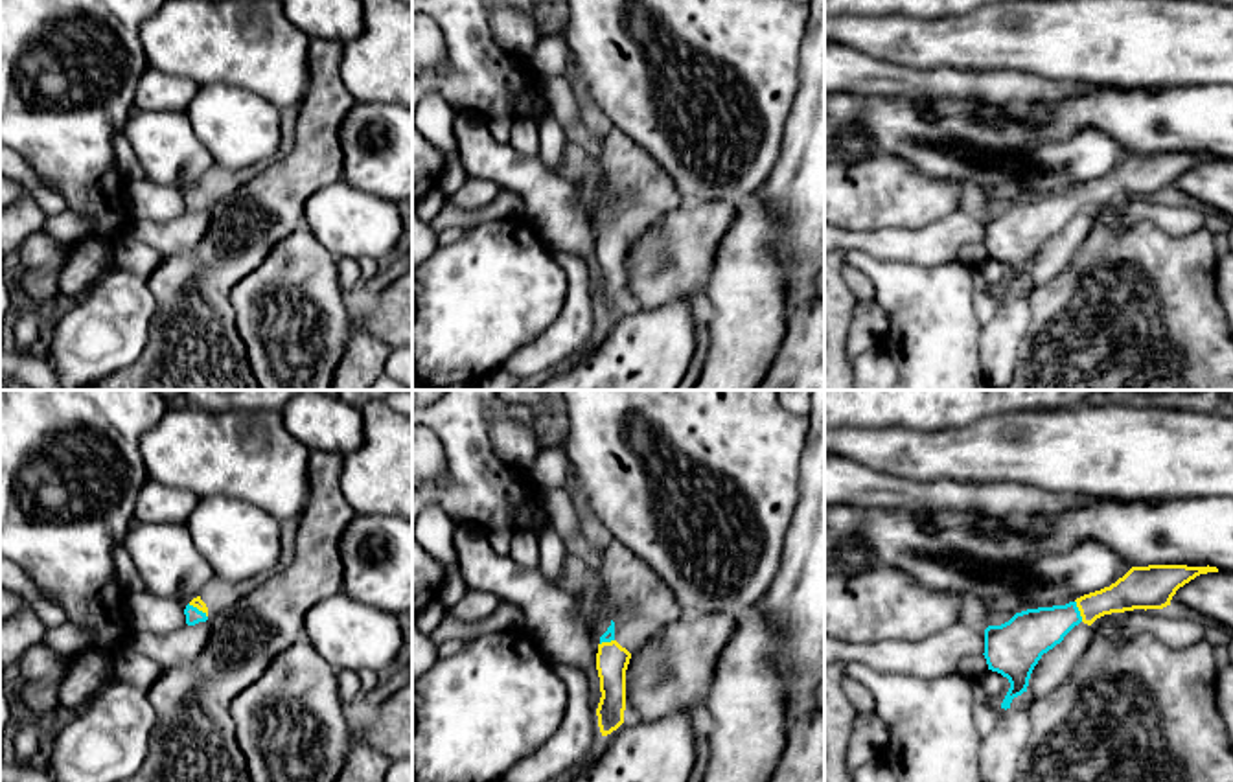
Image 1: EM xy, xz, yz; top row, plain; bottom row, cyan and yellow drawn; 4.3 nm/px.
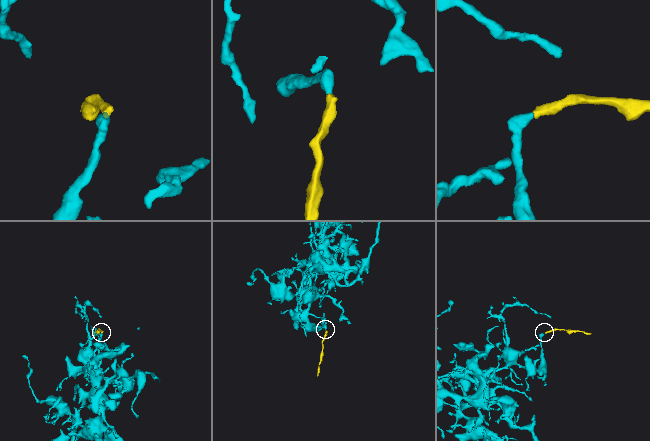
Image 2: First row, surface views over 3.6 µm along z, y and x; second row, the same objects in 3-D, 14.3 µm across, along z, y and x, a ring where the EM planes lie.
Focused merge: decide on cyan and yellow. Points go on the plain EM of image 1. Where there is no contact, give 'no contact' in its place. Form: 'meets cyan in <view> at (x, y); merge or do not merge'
meets cyan in yz at (1079, 199); merge

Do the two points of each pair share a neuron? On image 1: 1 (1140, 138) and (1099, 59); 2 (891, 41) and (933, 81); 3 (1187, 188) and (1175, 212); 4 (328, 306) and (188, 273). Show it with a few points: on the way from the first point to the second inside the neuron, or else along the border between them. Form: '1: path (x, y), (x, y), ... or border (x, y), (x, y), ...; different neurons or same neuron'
1: border (1123, 87), (1141, 89); different neurons
2: border (878, 57), (917, 68), (965, 68); different neurons
3: border (1175, 199), (1197, 203), (1204, 210); different neurons
4: border (267, 254), (230, 293), (236, 328); different neurons

